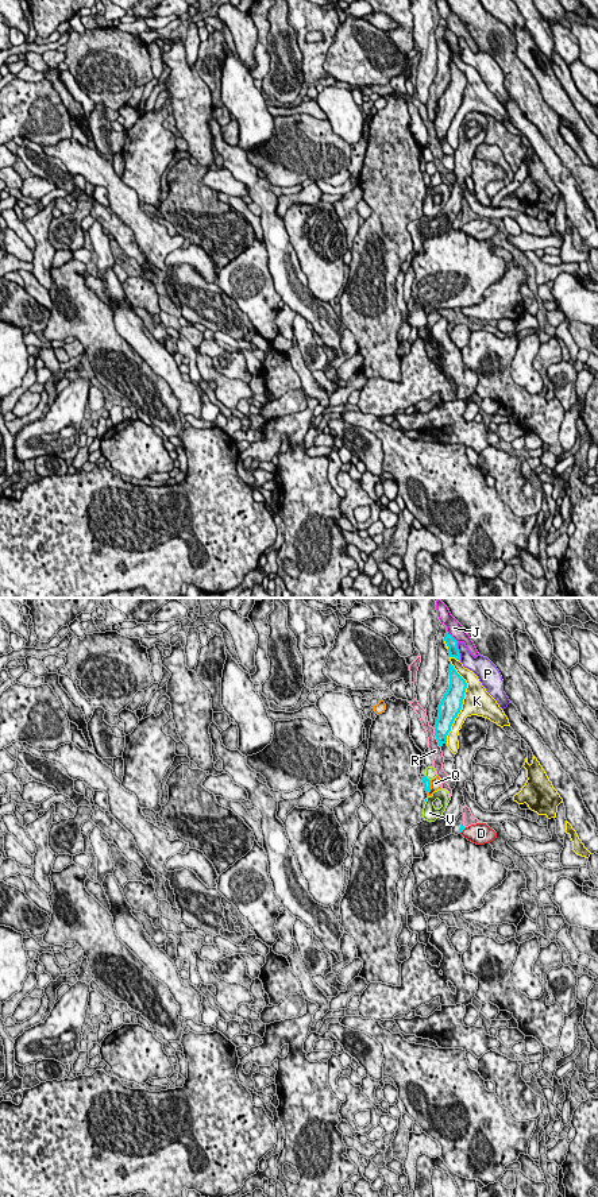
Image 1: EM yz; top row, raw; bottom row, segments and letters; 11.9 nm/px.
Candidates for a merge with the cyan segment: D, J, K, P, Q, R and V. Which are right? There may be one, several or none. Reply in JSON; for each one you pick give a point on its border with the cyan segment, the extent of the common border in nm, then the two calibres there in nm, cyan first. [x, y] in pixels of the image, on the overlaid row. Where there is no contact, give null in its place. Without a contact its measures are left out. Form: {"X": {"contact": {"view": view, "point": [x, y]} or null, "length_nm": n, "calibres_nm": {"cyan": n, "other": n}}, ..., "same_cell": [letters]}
{"R": {"contact": {"view": "yz", "point": [436, 738]}, "length_nm": 260, "calibres_nm": {"cyan": 200, "other": 140}}, "same_cell": ["R"]}

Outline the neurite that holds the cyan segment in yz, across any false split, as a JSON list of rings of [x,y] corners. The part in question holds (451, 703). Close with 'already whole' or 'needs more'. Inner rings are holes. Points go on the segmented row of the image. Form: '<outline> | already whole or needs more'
[[[450,664],[450,687],[437,707],[439,717],[433,727],[428,722],[427,710],[418,704],[417,699],[409,702],[418,714],[418,718],[427,731],[428,748],[433,760],[433,768],[436,775],[440,777],[441,788],[448,791],[450,798],[452,796],[452,789],[445,783],[448,775],[443,769],[444,757],[441,746],[447,744],[447,735],[451,731],[451,726],[462,710],[466,688],[466,680],[456,672],[454,665]]] | needs more

